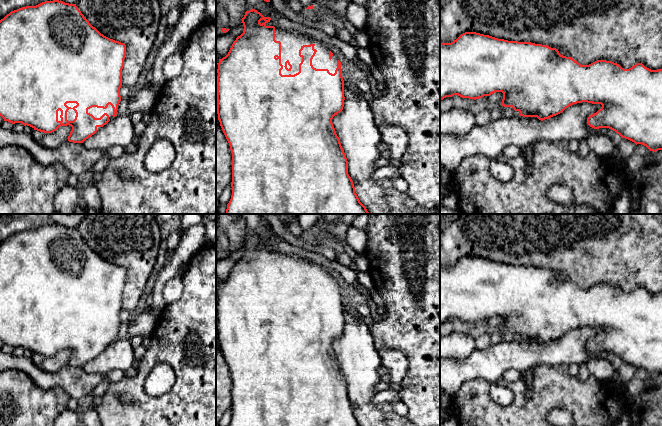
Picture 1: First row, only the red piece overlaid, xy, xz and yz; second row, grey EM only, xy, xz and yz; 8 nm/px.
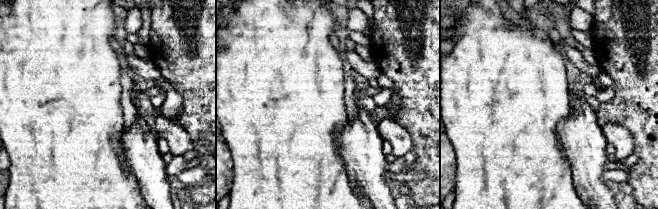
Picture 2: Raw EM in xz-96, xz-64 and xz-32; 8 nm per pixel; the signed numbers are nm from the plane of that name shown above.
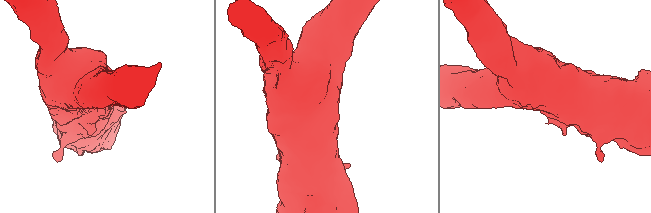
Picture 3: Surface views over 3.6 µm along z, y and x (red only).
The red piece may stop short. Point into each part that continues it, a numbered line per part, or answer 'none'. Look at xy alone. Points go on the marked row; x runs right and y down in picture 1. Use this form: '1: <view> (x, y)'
1: xy (96, 112)

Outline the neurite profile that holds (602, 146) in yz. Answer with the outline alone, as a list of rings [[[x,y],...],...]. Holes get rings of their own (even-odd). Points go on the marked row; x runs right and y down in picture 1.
[[[591,134],[585,139],[590,152],[599,158],[609,157],[616,146],[614,140],[607,135]]]

